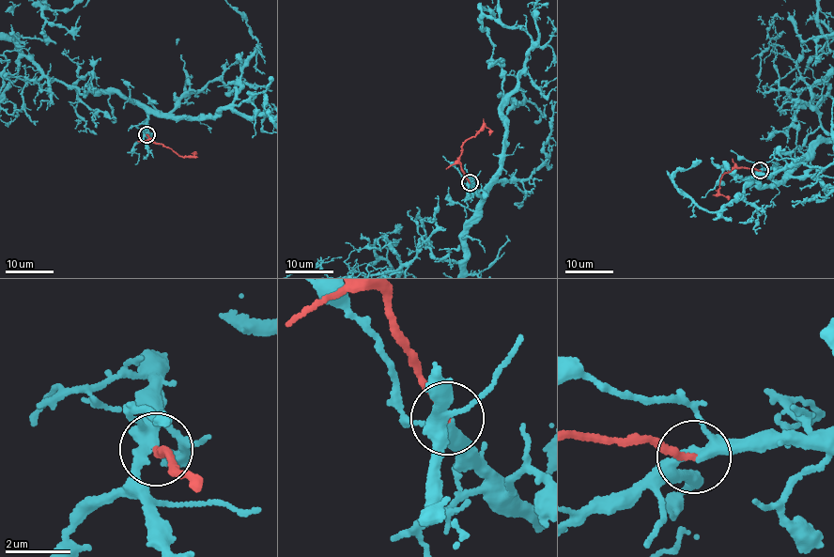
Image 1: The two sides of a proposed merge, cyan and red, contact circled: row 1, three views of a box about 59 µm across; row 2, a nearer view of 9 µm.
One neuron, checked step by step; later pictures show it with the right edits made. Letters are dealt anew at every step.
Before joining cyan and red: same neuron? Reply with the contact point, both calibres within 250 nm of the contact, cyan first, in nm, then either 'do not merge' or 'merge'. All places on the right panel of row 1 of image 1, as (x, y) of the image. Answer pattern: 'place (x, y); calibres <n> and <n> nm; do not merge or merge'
place (760, 170); calibres 300 and 200 nm; merge

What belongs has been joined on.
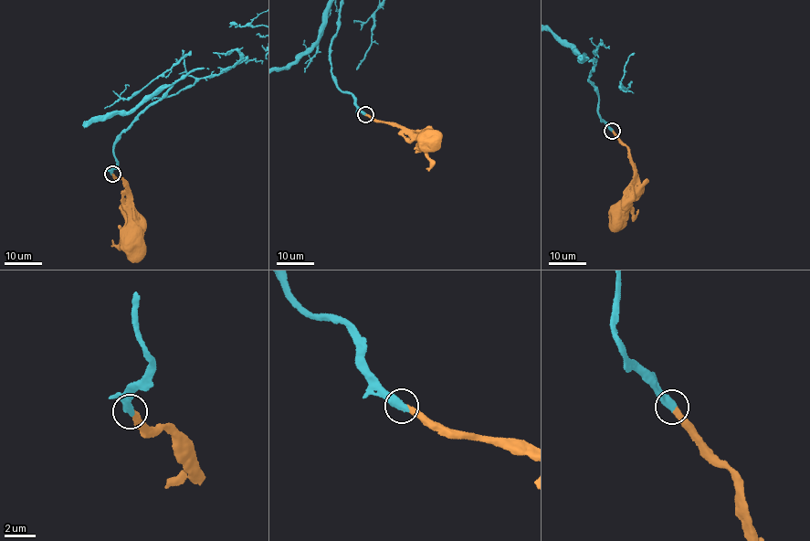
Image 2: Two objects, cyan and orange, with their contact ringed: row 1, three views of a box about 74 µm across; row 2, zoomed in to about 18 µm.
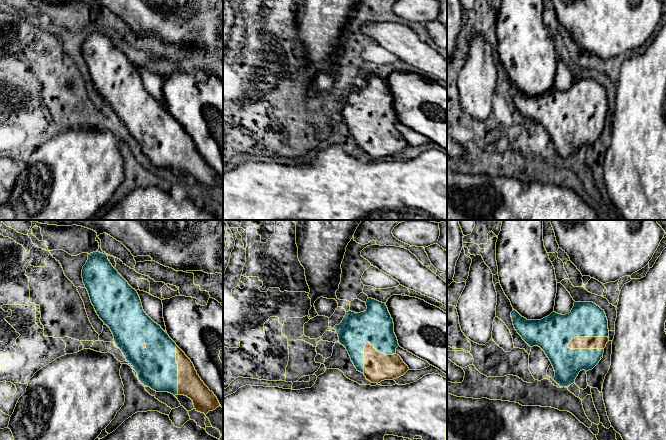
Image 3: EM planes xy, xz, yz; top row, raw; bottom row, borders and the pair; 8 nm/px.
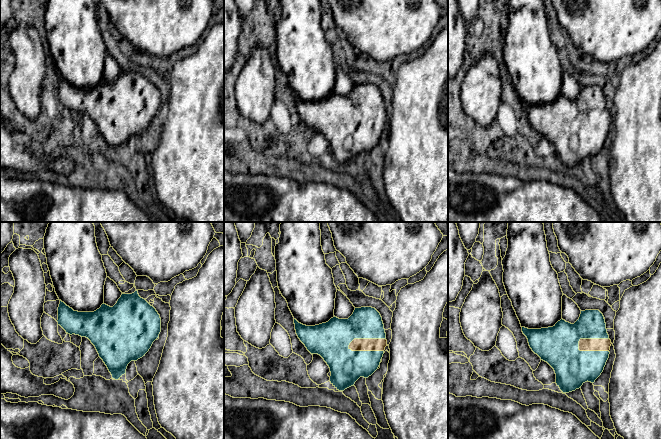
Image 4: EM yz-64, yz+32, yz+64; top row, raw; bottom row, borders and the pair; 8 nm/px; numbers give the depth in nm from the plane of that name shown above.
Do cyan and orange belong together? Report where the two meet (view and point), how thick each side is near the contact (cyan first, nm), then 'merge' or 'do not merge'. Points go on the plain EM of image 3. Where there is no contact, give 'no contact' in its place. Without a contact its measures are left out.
meets cyan in yz at (586, 112); 280 nm thick on the cyan side, 100 nm on the other; merge

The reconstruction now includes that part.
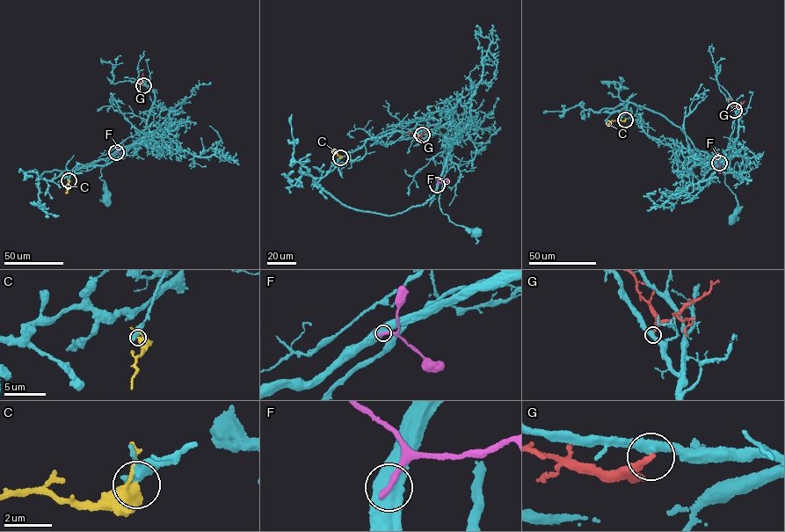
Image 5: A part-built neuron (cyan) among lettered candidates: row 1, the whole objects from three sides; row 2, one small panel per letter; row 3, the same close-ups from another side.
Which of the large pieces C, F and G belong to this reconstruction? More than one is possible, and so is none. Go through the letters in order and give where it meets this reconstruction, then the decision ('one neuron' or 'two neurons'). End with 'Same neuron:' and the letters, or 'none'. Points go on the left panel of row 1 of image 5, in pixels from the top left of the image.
C: (69, 180) | two neurons
F: (116, 152) | two neurons
G: (143, 85) | two neurons
Same neuron: none

